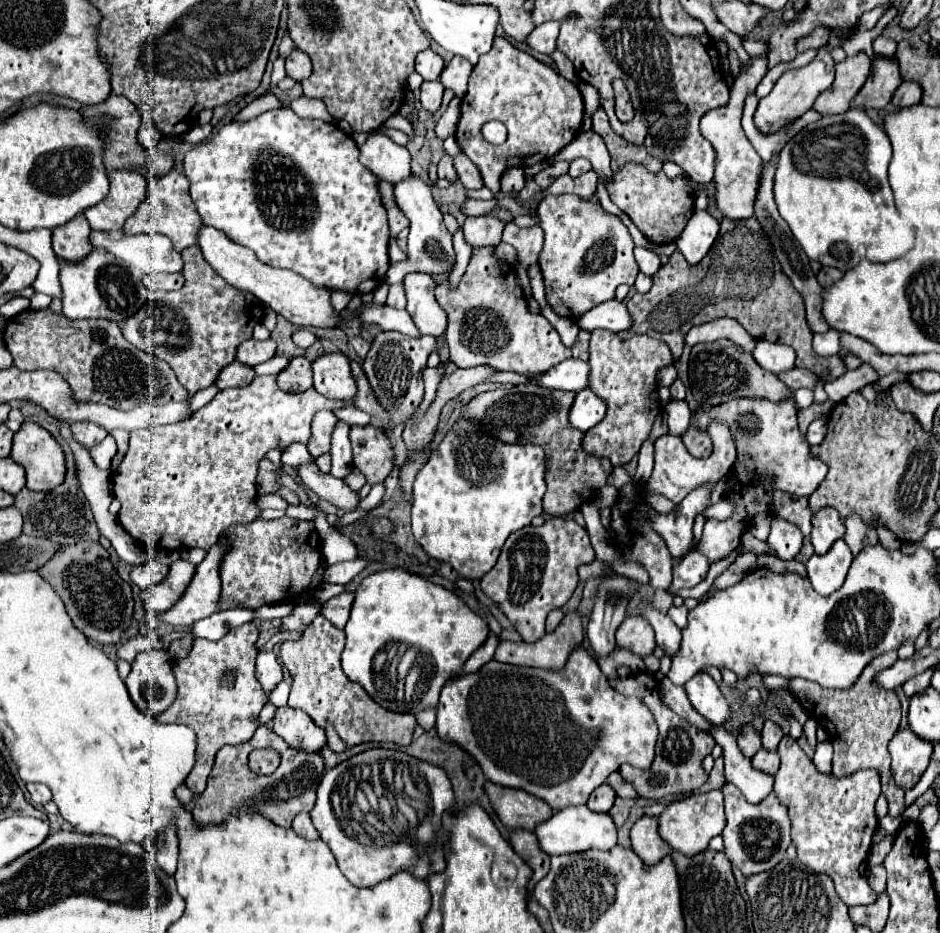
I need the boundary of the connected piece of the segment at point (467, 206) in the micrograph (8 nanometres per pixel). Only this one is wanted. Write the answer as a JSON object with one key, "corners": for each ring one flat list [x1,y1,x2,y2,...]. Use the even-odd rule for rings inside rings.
{"corners":[[468,199,464,203,464,213,466,215,486,215,490,213,494,207,498,205,498,199,490,199,490,201,476,201,476,199]]}

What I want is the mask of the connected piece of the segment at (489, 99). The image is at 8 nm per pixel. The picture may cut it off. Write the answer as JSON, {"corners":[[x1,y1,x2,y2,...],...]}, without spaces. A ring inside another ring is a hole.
{"corners":[[494,37,492,49,480,57,470,75,468,91,462,97,456,139,462,153,478,165,484,185,498,195,500,177,506,169,530,167,546,157,554,157,580,133,582,119,584,99,574,83,532,55,516,49,504,37],[490,119,498,119,506,125,506,143,492,145,484,141,480,127]]}

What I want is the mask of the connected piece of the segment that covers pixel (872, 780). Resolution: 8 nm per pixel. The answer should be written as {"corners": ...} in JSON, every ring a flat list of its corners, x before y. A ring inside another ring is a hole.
{"corners":[[790,735,782,737,778,755,782,763,774,775,774,793,788,809,792,821,792,845,798,851,798,861,816,873,830,875,836,893,848,907,874,903,876,893,866,881,866,857,872,845,872,833,878,827,874,803,880,797,880,773,876,769,866,769,836,779,830,773,818,771]]}

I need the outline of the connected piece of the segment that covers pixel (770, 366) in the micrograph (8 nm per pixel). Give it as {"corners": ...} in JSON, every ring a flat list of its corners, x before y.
{"corners":[[760,339,752,357,770,373,782,373,795,367,795,351,782,343,768,343]]}

